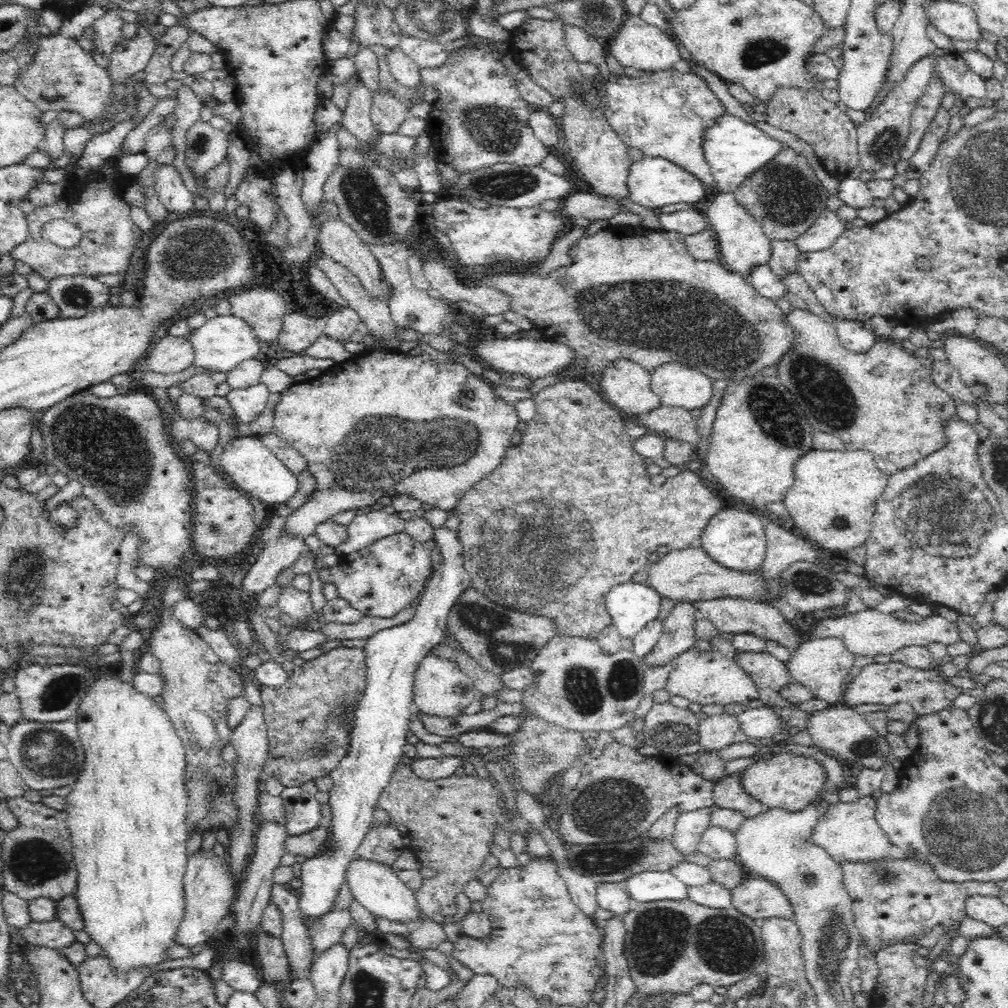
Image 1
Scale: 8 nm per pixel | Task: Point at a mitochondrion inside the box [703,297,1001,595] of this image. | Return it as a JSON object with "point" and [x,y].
{"point":[941,514]}

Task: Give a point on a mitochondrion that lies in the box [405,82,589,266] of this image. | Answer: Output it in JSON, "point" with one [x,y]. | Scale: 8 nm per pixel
{"point":[497,128]}

